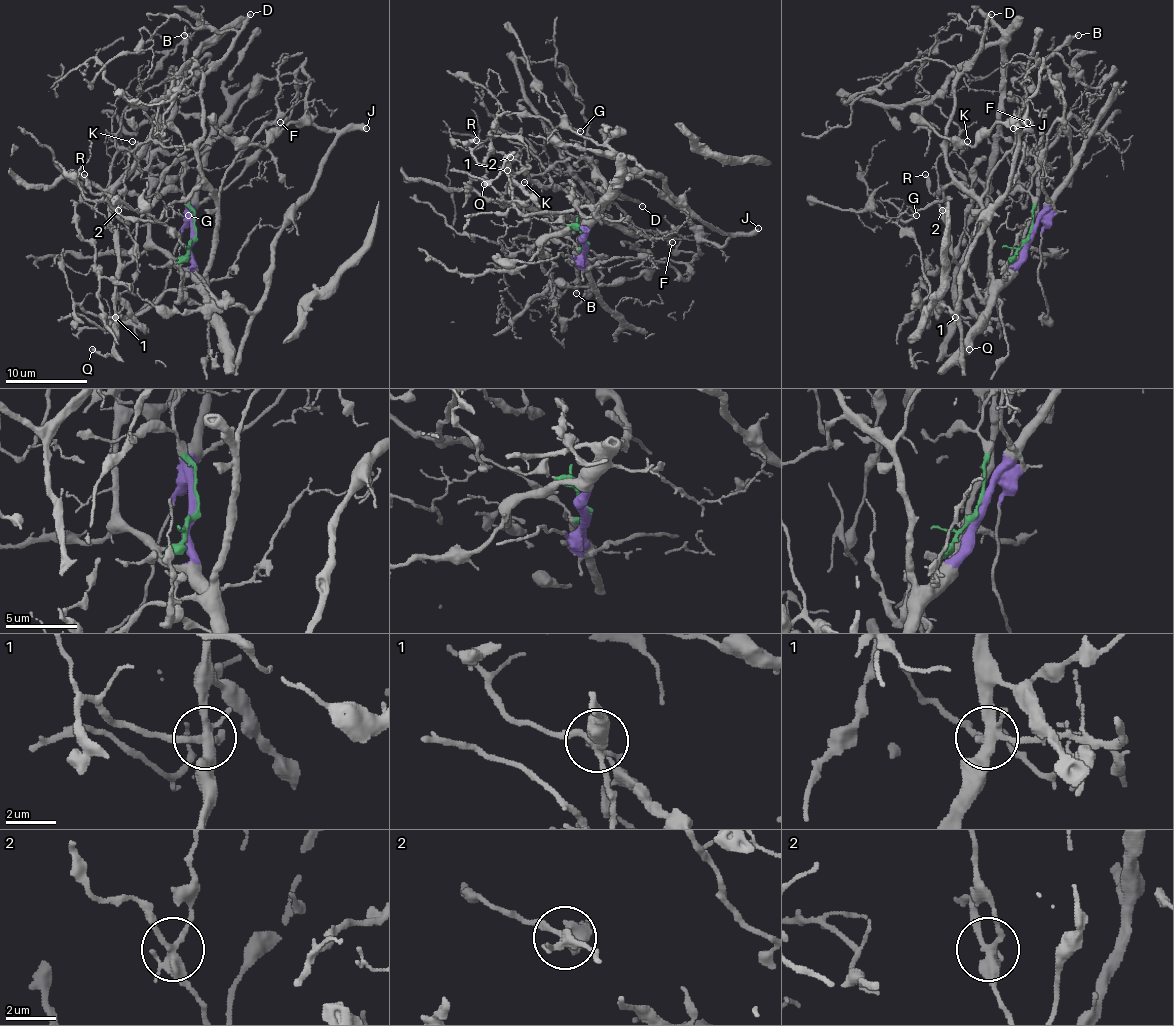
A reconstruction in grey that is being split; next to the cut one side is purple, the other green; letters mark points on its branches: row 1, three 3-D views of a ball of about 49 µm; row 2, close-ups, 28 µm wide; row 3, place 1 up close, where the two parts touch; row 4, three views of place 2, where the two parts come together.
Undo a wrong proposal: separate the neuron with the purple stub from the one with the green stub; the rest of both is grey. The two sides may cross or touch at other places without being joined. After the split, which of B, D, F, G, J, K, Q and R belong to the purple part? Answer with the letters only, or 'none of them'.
D, F, G, J, K

